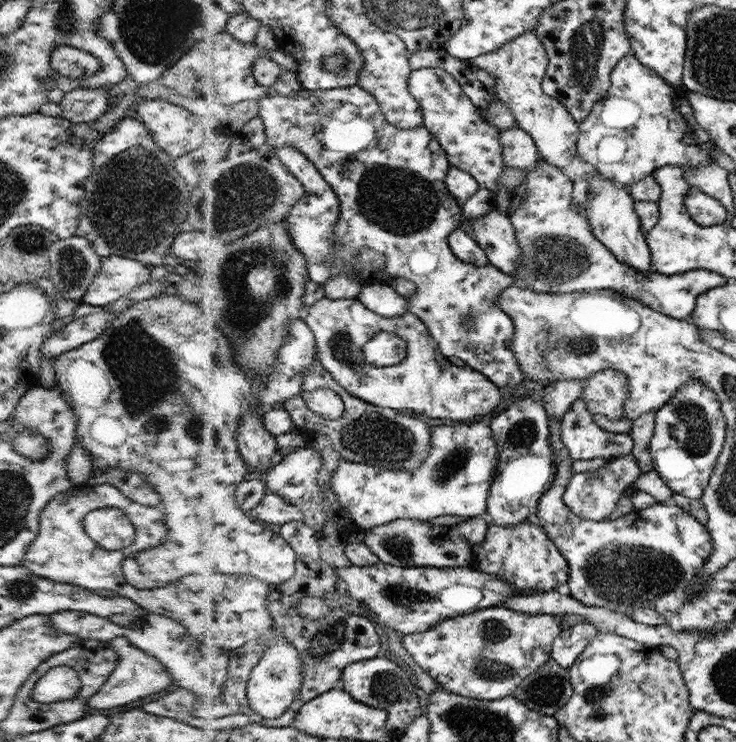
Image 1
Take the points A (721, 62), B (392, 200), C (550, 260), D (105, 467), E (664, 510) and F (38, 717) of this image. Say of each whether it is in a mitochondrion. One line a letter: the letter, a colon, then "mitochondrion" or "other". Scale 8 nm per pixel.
A: mitochondrion
B: mitochondrion
C: mitochondrion
D: other
E: other
F: other

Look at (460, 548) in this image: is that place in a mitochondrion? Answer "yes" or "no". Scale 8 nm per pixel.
no

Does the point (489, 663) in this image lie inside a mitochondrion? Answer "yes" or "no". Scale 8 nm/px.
yes

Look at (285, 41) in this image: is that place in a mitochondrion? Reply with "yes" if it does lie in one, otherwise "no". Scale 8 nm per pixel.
no

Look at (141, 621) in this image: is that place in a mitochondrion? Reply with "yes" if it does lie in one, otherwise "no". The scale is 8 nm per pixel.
no

